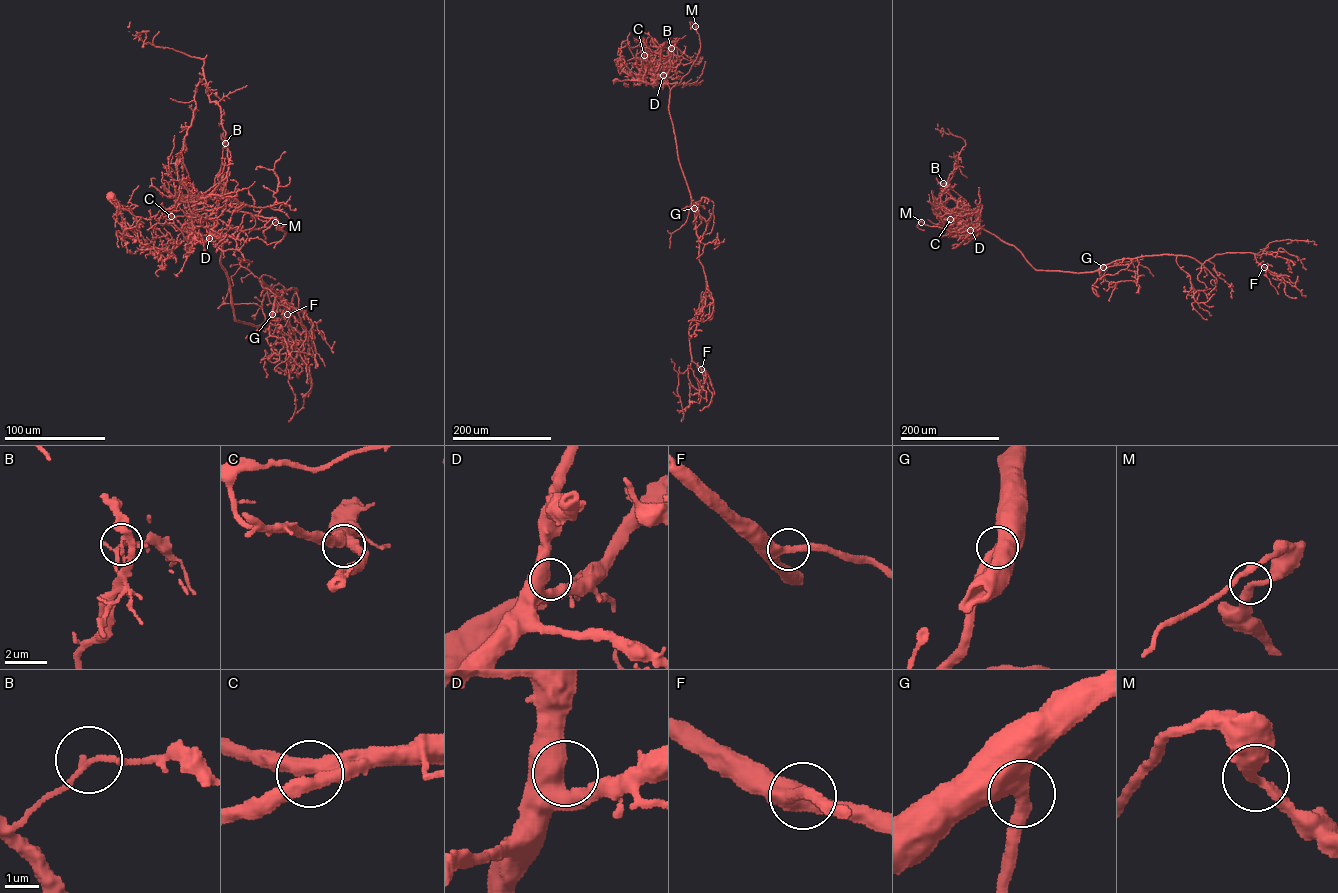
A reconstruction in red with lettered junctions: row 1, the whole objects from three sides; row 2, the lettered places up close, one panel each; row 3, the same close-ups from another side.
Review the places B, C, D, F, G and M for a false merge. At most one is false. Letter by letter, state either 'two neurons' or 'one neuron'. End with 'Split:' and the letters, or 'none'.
B: two neurons
C: one neuron
D: one neuron
F: one neuron
G: one neuron
M: one neuron
Split: B

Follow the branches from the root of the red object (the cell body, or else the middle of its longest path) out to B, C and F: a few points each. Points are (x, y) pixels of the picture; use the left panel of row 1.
B: (110, 195), (142, 243), (152, 252), (170, 251), (189, 237), (191, 216), (203, 209), (214, 190), (225, 143)
C: (110, 195), (118, 203), (122, 219), (152, 252), (170, 251), (187, 239), (197, 209), (181, 195), (171, 216)
F: (110, 195), (152, 252), (221, 236), (236, 321), (263, 325), (297, 289), (287, 307), (262, 284), (287, 314)

